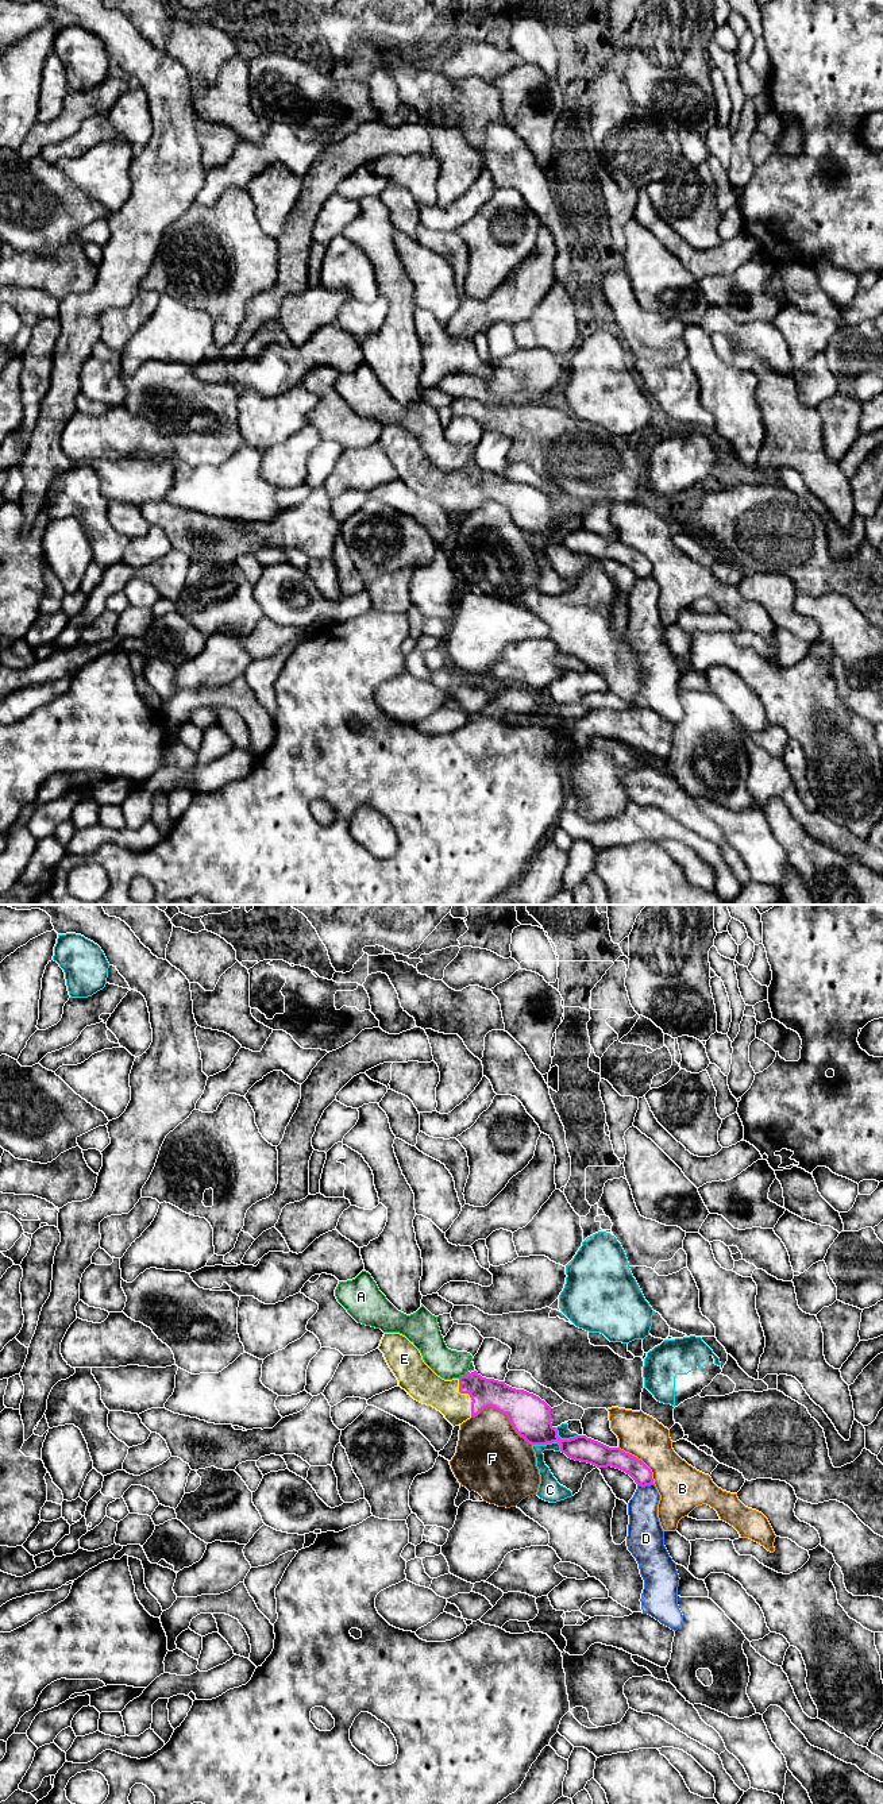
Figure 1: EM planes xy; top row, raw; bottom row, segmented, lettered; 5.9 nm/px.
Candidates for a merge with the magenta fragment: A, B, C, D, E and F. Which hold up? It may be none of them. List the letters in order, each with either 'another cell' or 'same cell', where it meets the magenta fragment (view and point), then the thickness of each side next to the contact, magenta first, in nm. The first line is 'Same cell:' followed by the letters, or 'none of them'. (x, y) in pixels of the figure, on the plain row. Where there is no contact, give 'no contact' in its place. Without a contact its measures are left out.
Same cell: E
A: another cell; contact xy (465, 467); calibres 180 and 180 nm
B: another cell; contact xy (641, 554); calibres 140 and 260 nm
C: another cell; contact xy (548, 535); calibres 240 and 110 nm
D: another cell; contact xy (644, 578); calibres 120 and 190 nm
E: same cell; contact xy (469, 486); calibres 180 and 190 nm
F: another cell; contact xy (504, 507); calibres 240 and 400 nm

